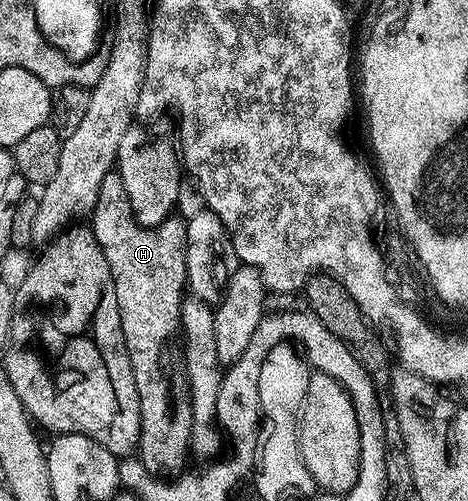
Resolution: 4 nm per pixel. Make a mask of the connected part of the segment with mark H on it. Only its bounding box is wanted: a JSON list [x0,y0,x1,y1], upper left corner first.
[90,170,192,478]

